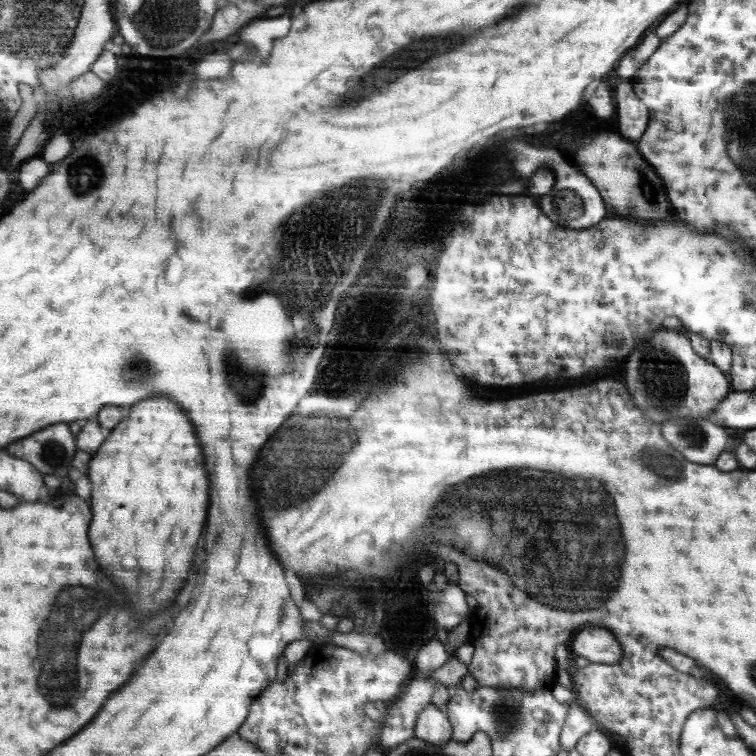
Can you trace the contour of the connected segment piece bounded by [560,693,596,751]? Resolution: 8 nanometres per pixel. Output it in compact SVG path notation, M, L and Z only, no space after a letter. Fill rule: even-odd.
M575 693L570 698L568 706L570 706L570 712L560 737L562 748L567 751L575 748L576 743L582 736L586 736L588 732L596 728L588 713L580 707L579 699Z

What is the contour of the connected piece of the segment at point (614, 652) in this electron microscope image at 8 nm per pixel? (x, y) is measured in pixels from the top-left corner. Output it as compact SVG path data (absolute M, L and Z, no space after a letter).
M582 629L580 634L574 634L571 641L571 652L586 658L590 663L616 664L622 660L620 642L606 630Z

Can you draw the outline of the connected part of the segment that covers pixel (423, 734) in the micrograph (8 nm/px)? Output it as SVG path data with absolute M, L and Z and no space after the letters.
M428 705L416 721L415 736L434 745L446 745L452 741L450 717L436 705Z

